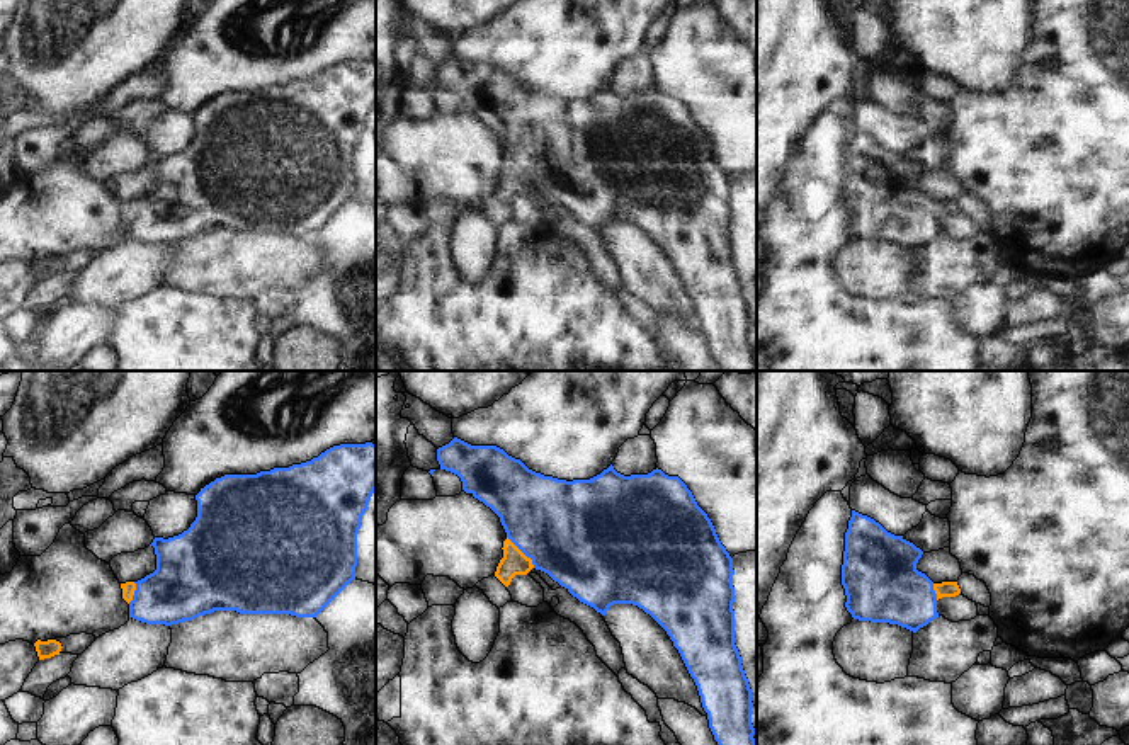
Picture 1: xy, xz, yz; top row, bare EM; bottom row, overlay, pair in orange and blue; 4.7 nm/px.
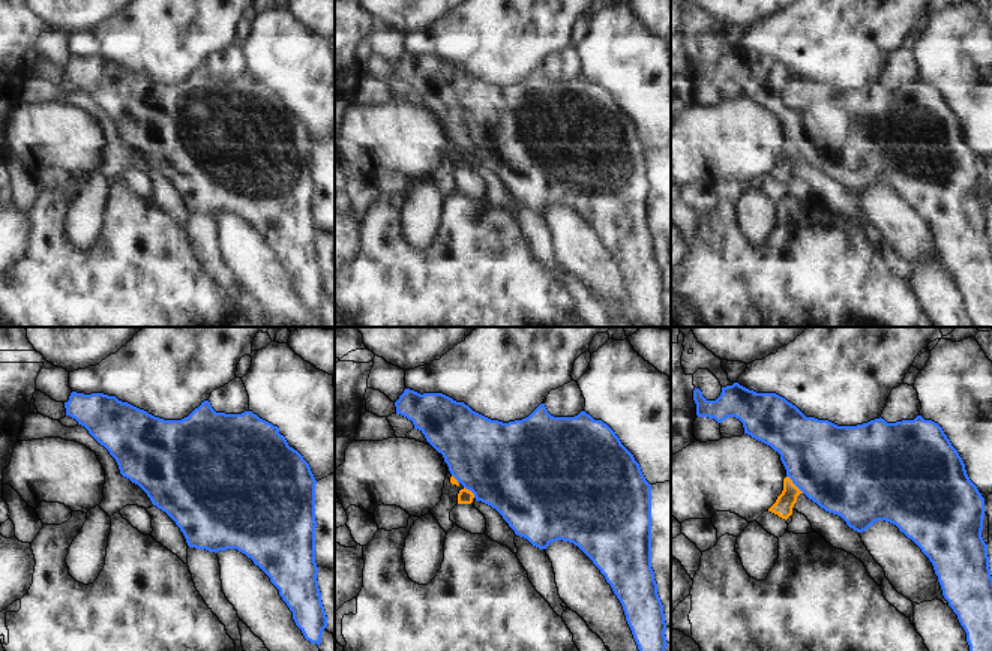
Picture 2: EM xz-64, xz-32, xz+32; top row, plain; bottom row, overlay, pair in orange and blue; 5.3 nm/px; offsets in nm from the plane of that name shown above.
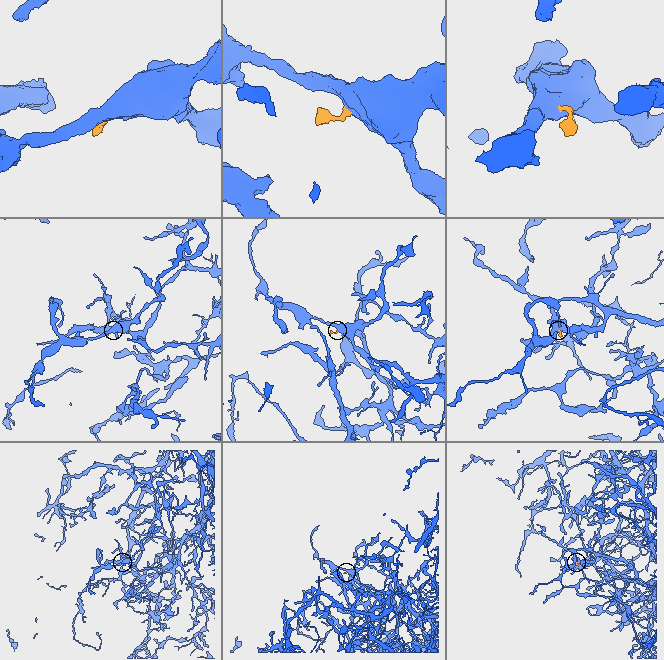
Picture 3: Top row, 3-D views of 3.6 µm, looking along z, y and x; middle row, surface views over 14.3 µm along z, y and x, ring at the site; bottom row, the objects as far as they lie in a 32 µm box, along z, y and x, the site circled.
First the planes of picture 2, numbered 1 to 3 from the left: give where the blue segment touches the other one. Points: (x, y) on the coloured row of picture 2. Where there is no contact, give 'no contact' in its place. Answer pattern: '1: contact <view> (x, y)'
1: no contact
2: contact xz-32 (470, 491)
3: contact xz+32 (794, 485)

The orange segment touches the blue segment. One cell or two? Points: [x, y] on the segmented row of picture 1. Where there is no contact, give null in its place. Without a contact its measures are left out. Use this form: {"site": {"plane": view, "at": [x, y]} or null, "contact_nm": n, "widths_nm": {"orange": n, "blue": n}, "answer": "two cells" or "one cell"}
{"site": {"plane": "xz", "at": [521, 551]}, "contact_nm": 200, "widths_nm": {"orange": 120, "blue": 460}, "answer": "one cell"}

